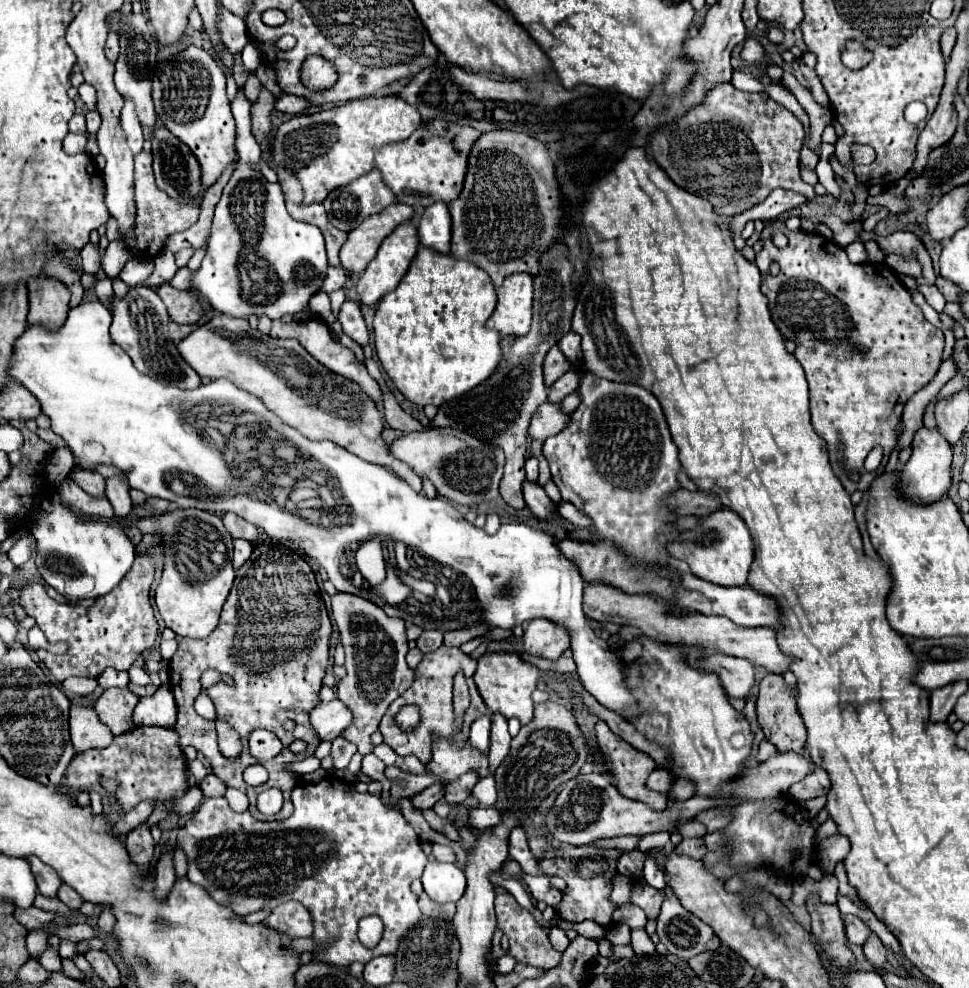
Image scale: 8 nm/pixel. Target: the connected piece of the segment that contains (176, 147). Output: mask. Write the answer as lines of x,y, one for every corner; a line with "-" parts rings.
165,127
155,129
153,133
153,171
155,171
155,181
161,191
171,195
171,199
179,199
179,203
201,203
205,187
201,183
201,167
199,161
195,159
193,151
179,141
175,135
171,135

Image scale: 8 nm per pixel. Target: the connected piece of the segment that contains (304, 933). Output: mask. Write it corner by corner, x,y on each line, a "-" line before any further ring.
287,901
271,911
263,925
277,929
289,937
309,937
311,935
311,915
301,903

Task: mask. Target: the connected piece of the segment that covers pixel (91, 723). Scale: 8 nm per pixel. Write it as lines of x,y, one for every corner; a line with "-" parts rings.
71,705
69,733
75,751
107,747
113,741
111,729
105,723
101,723
97,711
87,705

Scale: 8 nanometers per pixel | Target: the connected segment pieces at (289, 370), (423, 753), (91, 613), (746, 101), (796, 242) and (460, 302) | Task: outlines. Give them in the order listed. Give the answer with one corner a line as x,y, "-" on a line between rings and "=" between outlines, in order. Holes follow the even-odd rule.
217,315
175,345
201,379
229,379
239,389
261,399
269,411
307,439
329,439
369,463
389,467
421,493
421,479
405,463
393,459
387,443
381,439
385,427
377,405
353,381
339,375
333,377
295,339
275,341
251,329
247,319
=
439,647
437,651
433,653
425,653
423,655
423,661
419,663
419,667
415,669
415,681
413,685
399,697
391,703
391,707
385,711
383,719
381,719
381,725
379,725
379,731
383,733
383,739
385,743
401,757
405,755
415,755
421,763
429,763
432,759
433,753
431,753
431,745
435,741
435,737
453,737
453,731
451,731
451,723
453,723
453,701
451,701
451,689
453,689
453,675
457,671
465,671
467,675
467,685
469,688
470,705
465,711
465,717
463,717
463,731
461,735
455,739
455,741
467,741
469,739
469,727
475,719
487,715
487,705
485,705
482,697
475,687
473,680
473,671
475,671
475,661
471,661
461,649
455,649
455,647
-
405,703
415,703
419,709
421,709
421,727
411,731
411,733
403,733
399,727
395,727
395,721
393,721
393,715
399,711
401,705
=
137,555
131,571
125,575
125,579
119,583
119,587
115,587
111,593
95,599
95,603
91,607
71,607
65,603
57,603
55,599
51,599
47,595
47,591
41,583
31,583
21,589
21,605
23,605
25,613
37,621
37,627
45,633
45,639
51,645
59,643
59,641
67,643
67,653
63,653
63,655
53,655
45,649
37,651
37,657
47,665
59,683
71,675
97,677
97,675
101,675
101,671
105,667
115,667
119,671
127,671
133,665
133,661
141,655
141,651
149,649
155,643
157,619
155,619
151,603
149,603
149,587
153,581
153,573
155,573
155,565
149,559
149,555
=
723,83
707,91
705,101
691,109
683,119
677,119
653,133
649,149
655,163
669,175
675,185
707,199
717,215
729,217
765,201
775,187
797,191
807,199
815,197
813,187
803,183
799,175
799,153
803,137
805,131
801,121
783,105
771,101
767,93
745,93
735,89
731,83
=
781,221
769,223
761,233
761,241
763,249
757,253
755,261
761,271
761,291
769,299
771,319
777,325
779,333
797,345
793,355
795,359
799,359
809,383
811,425
815,433
825,439
831,467
843,483
845,491
867,491
871,483
883,473
887,459
895,449
903,405
937,375
945,347
943,331
923,317
921,309
913,303
909,289
885,263
855,265
847,259
843,247
839,247
835,241
829,241
819,233
807,233
801,229
789,231
-
777,229
783,231
789,239
789,245
785,249
777,249
771,241
769,231
-
771,261
777,261
781,267
779,275
775,277
767,271
767,265
771,265
-
839,443
843,445
841,467
837,459
-
877,445
883,447
883,463
877,471
869,473
863,469
863,461
867,453
-
849,471
859,471
857,483
849,479
=
419,247
401,283
377,303
373,333
377,357
385,373
411,403
421,407
439,407
459,395
465,395
471,387
477,387
483,379
489,379
503,359
501,335
485,325
495,305
495,289
485,271
475,267
471,261
453,259
451,255
441,255
433,249

